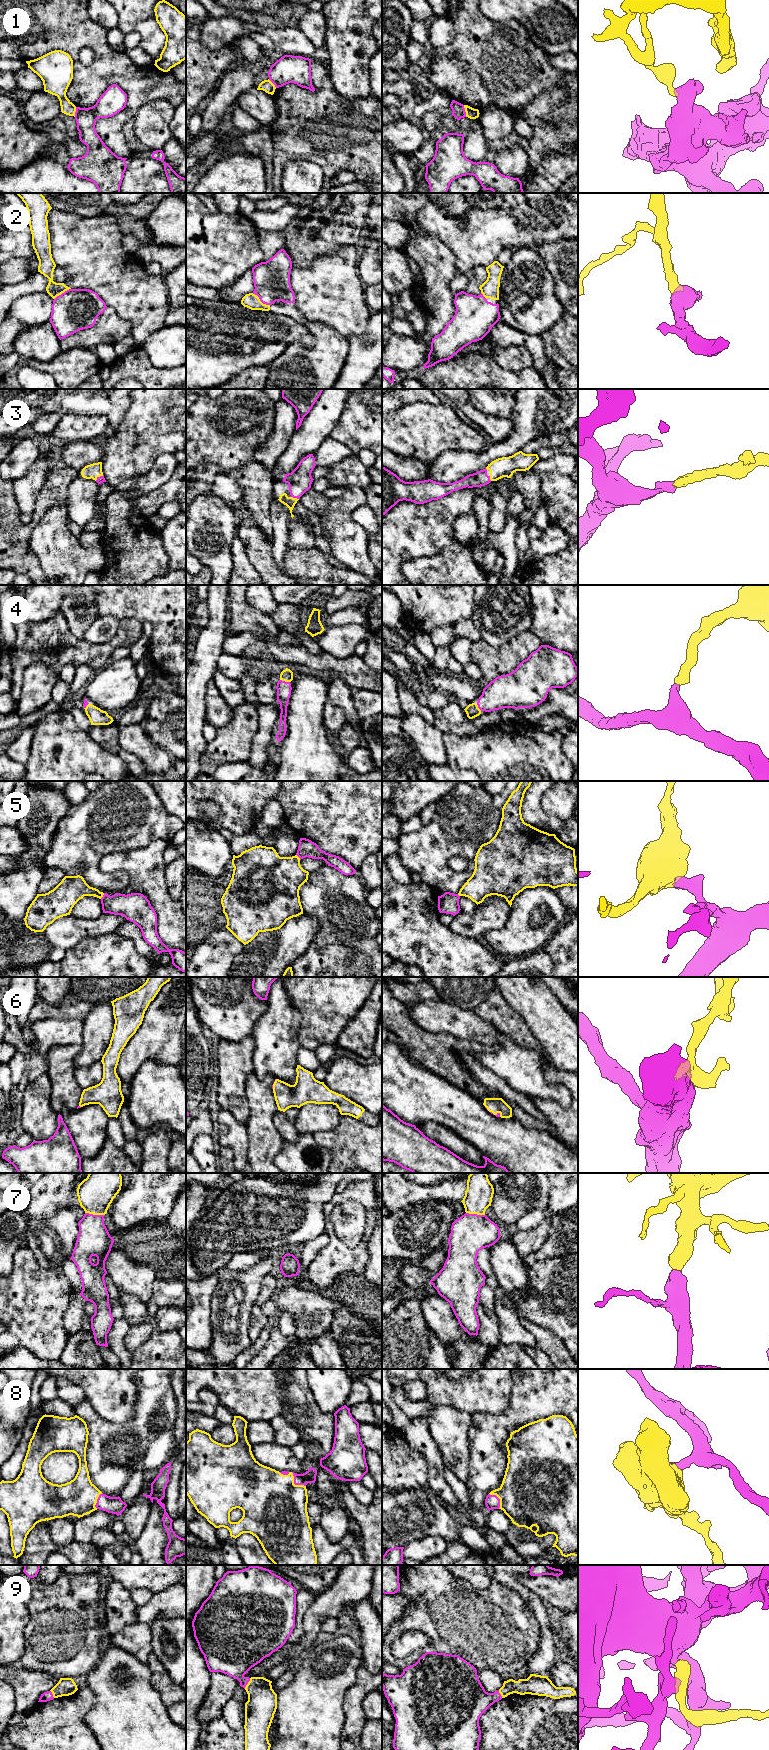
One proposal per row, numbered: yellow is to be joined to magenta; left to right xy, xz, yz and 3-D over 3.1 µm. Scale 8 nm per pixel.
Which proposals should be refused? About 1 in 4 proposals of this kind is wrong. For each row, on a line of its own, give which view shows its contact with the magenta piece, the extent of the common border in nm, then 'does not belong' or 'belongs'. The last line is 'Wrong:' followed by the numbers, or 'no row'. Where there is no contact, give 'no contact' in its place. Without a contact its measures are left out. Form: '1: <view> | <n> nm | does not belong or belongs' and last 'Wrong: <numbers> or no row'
1: yz | 100 nm | does not belong
2: xz | 170 nm | belongs
3: xz | 70 nm | belongs
4: xz | 80 nm | belongs
5: xy | 60 nm | does not belong
6: yz | 100 nm | belongs
7: xy | 150 nm | belongs
8: xz | 170 nm | belongs
9: xz | 100 nm | belongs
Wrong: 1, 5

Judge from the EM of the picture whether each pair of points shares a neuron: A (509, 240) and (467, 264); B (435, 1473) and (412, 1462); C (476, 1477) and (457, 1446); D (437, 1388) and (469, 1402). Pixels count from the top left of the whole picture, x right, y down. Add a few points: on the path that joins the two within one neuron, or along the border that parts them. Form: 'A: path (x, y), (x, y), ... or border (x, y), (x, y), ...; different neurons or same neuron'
A: path (499, 240), (491, 240), (477, 254); same neuron
B: border (413, 1450), (427, 1463), (427, 1486); different neurons
C: border (469, 1441), (468, 1478), (464, 1482); different neurons
D: path (445, 1388), (455, 1388), (461, 1394); same neuron

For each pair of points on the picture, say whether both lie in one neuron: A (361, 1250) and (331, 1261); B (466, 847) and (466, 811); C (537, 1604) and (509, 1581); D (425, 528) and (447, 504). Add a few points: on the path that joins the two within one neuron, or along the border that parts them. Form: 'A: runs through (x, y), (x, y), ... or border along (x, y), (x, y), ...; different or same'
A: runs through (354, 1257), (351, 1260), (338, 1260); same
B: runs through (466, 838), (466, 820); same
C: runs through (530, 1597), (516, 1585); same
D: runs through (432, 521), (436, 517), (437, 511), (441, 510); same

